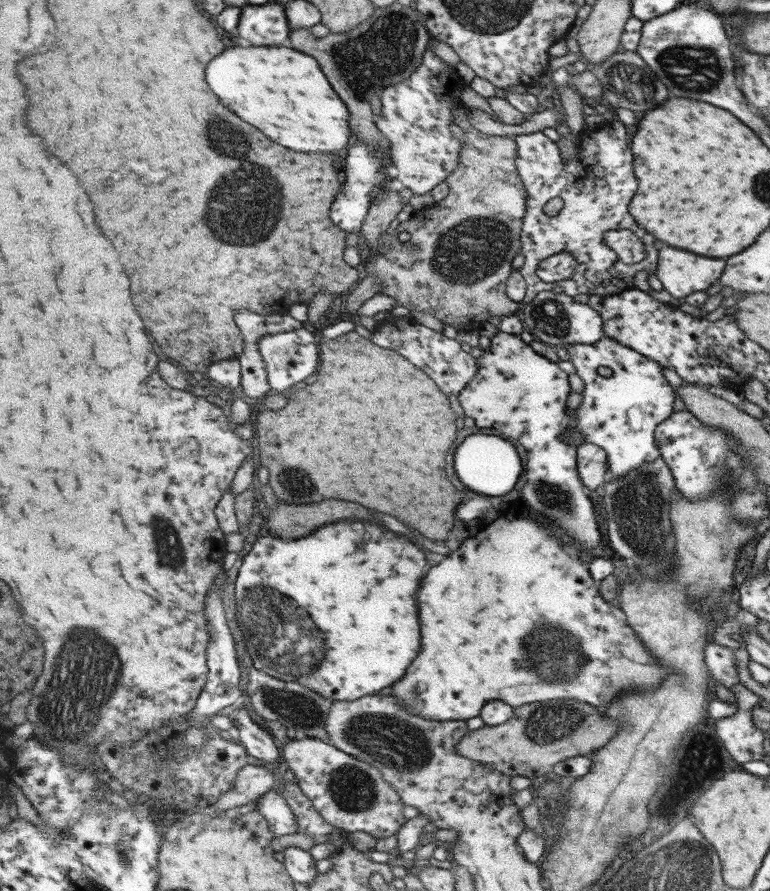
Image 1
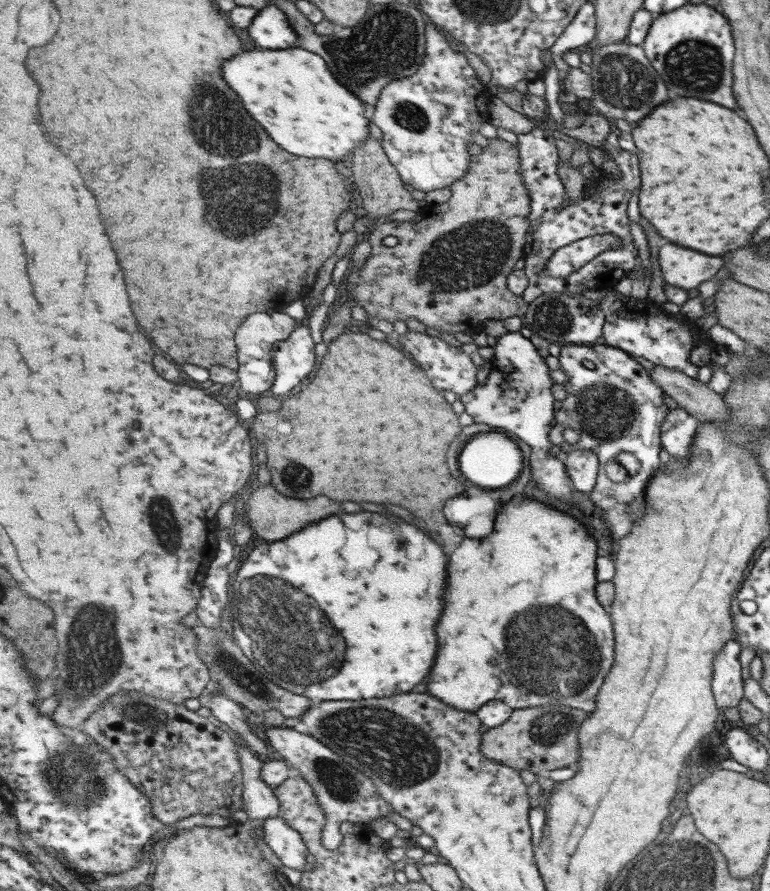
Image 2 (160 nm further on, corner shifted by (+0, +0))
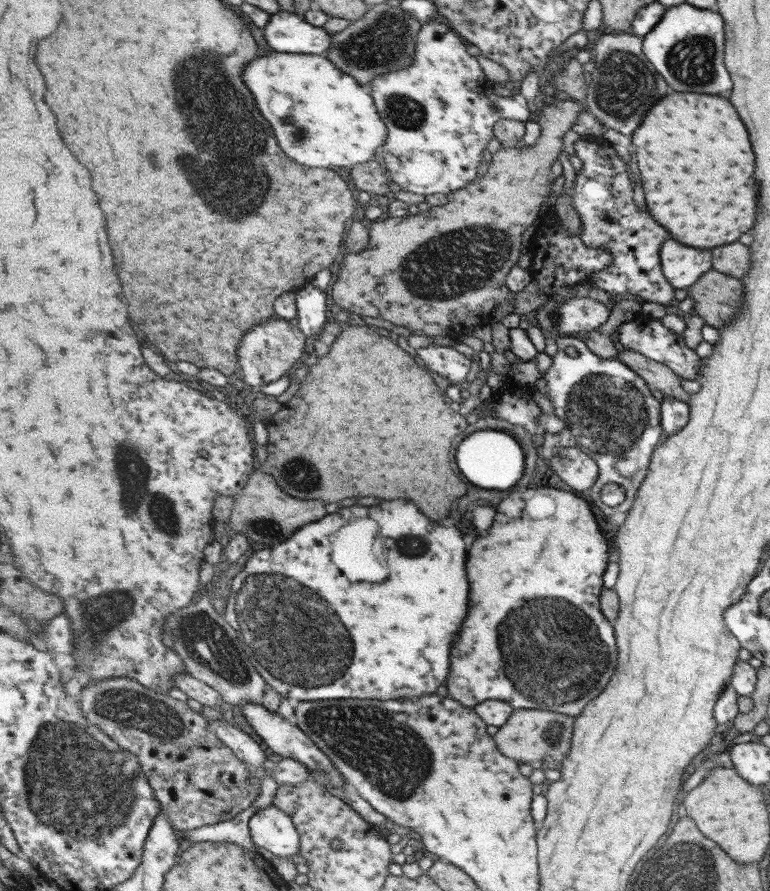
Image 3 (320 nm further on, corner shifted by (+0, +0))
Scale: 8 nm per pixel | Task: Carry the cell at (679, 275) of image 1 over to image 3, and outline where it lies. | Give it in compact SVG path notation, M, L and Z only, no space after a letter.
M675 240L660 246L660 266L667 281L677 289L687 289L711 268L707 250L695 250Z

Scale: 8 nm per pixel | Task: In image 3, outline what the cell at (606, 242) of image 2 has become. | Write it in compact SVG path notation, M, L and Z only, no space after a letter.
M582 137L574 143L576 156L583 162L582 169L578 172L572 190L572 204L580 215L583 242L589 248L606 248L613 255L612 265L603 269L596 275L594 283L604 291L611 294L635 294L646 302L666 305L673 300L674 287L663 275L663 268L660 266L660 246L669 234L645 212L639 212L631 198L631 182L625 168L625 162L619 158L616 148L602 137Z

